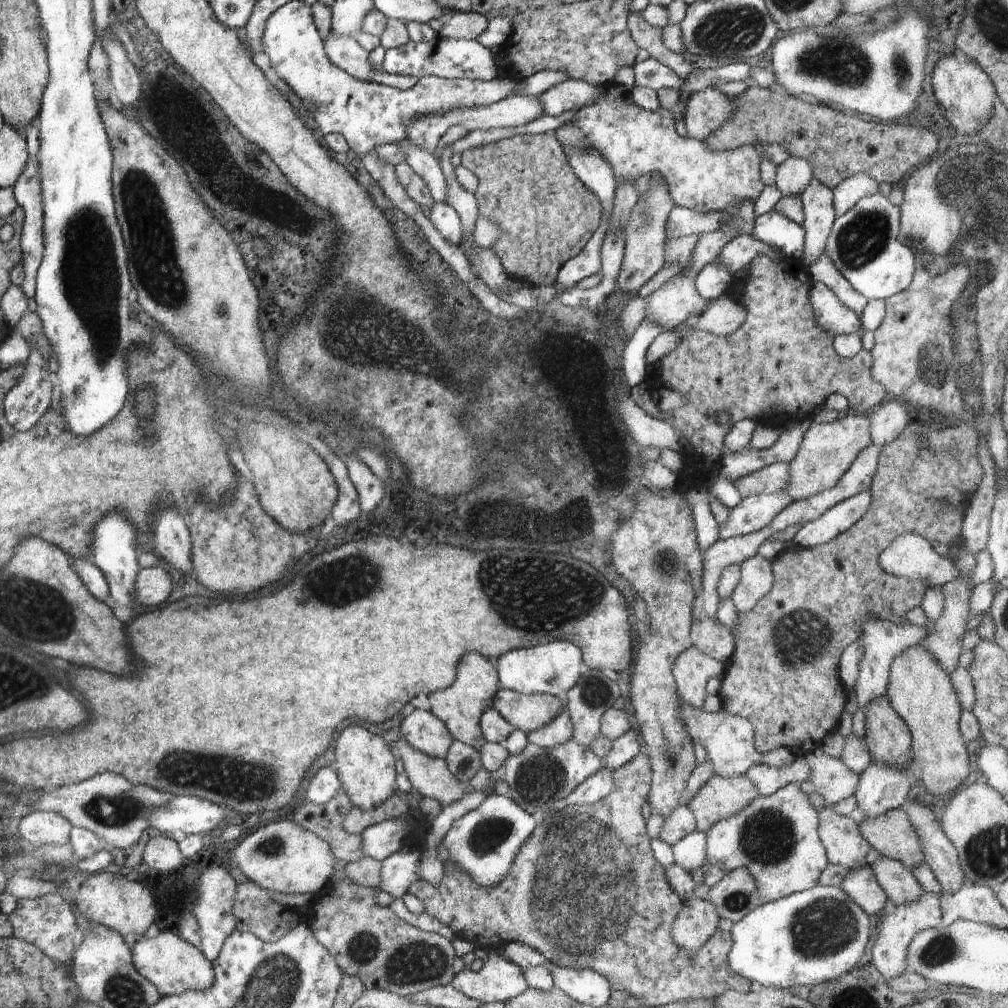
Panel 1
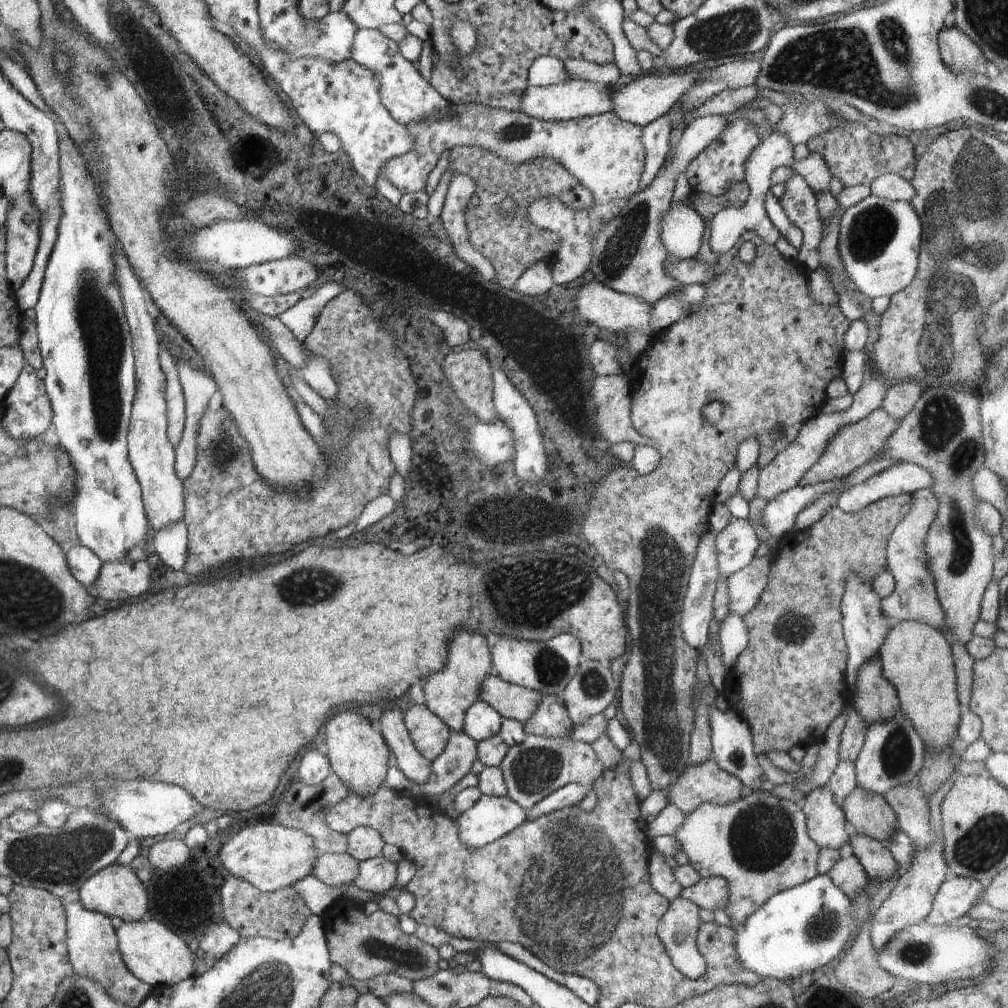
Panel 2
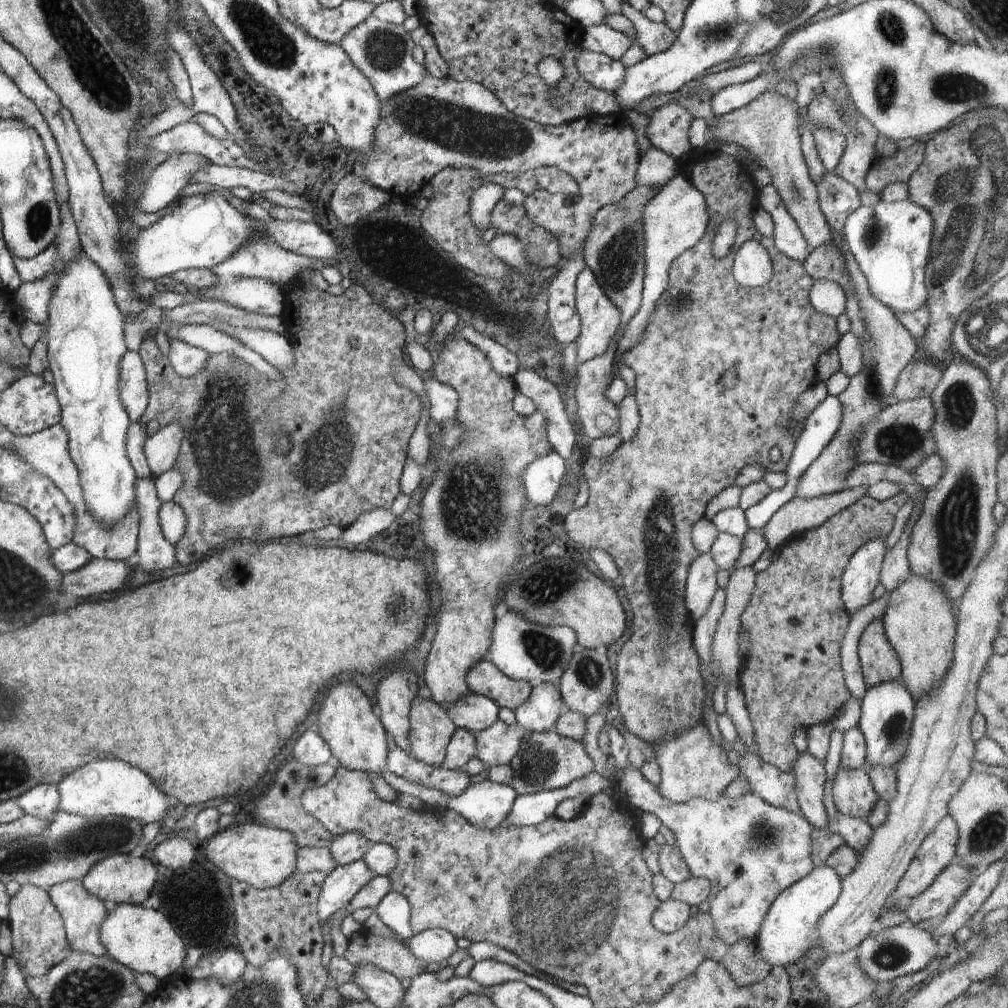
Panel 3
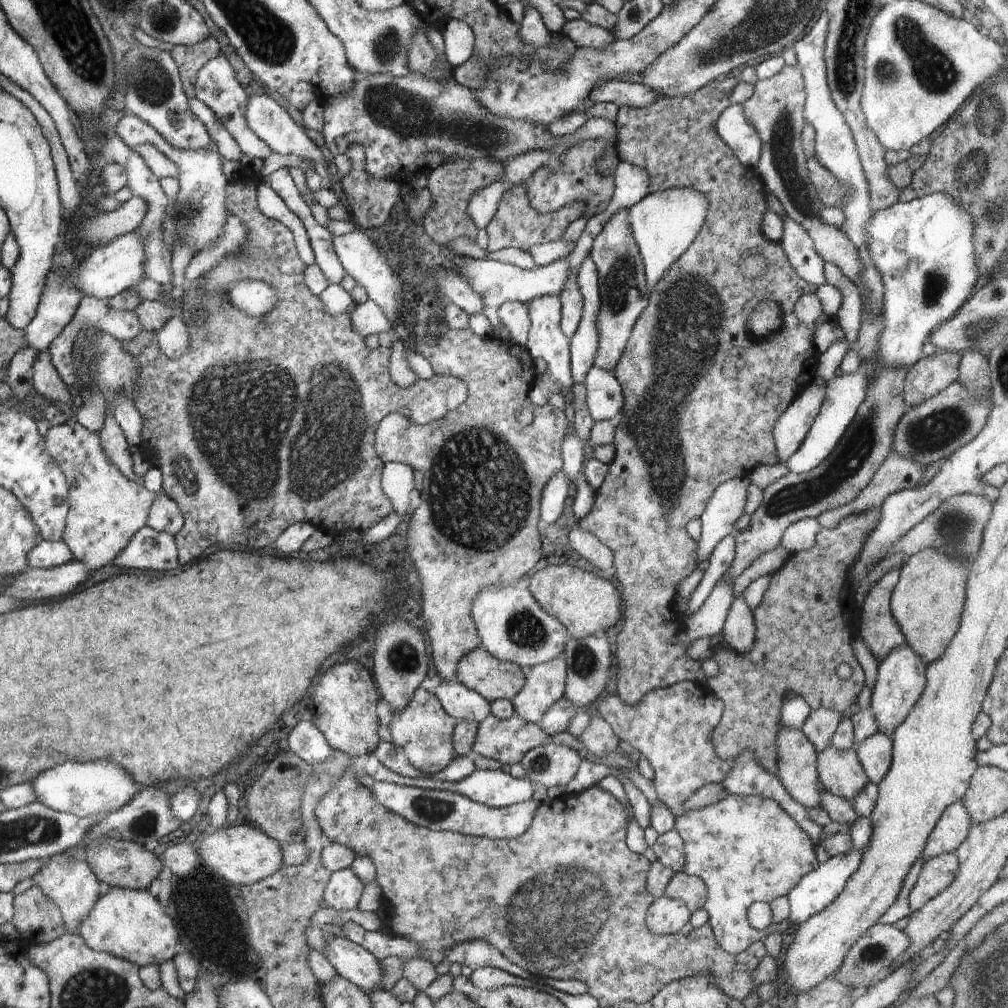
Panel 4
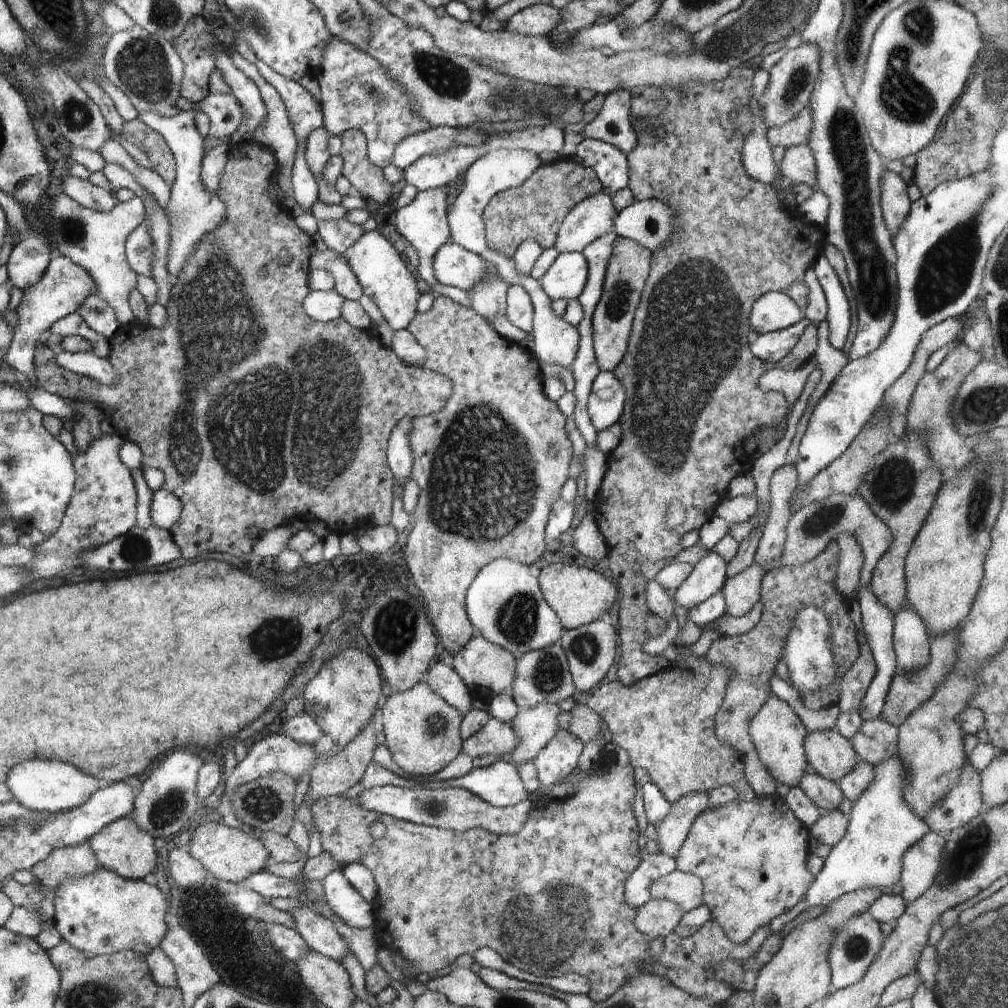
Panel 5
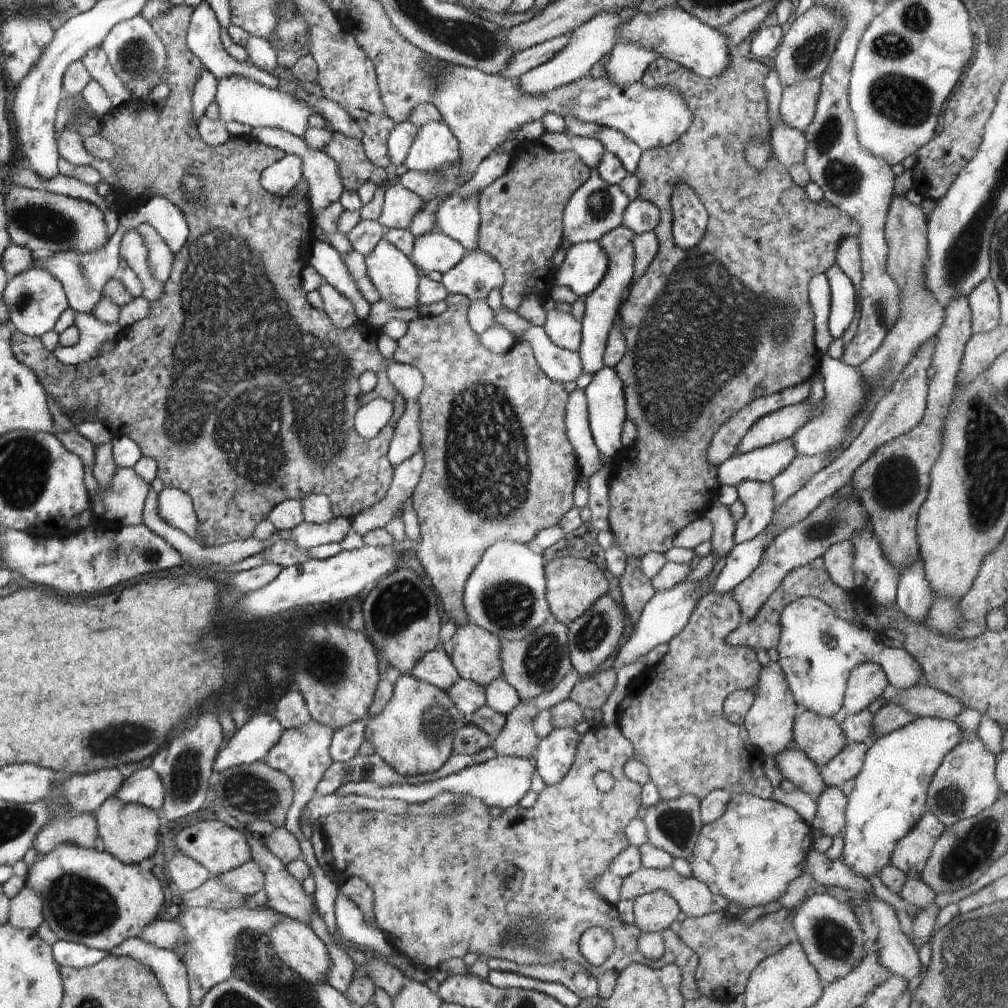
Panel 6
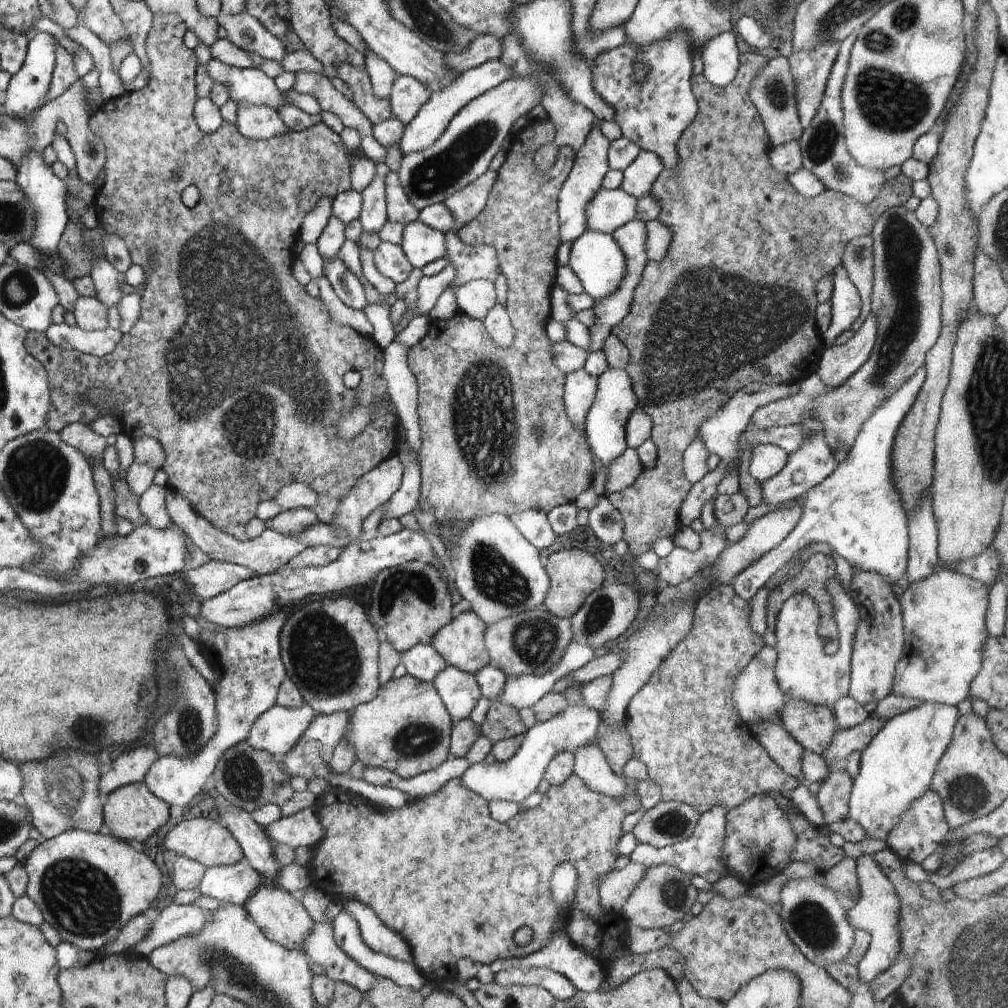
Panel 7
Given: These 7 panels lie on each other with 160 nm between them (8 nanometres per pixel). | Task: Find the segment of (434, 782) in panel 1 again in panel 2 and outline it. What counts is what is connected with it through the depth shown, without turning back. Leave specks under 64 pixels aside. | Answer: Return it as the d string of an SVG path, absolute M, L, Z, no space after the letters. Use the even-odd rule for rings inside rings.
M386 711L377 726L389 749L397 758L400 772L417 787L427 783L432 774L432 763L416 750L410 733L405 727L403 712Z

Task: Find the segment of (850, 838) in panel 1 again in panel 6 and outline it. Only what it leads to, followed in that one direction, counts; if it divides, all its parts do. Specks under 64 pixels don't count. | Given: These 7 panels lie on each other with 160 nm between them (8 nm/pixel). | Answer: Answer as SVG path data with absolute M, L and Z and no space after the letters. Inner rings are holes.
M771 662L767 667L761 667L757 685L752 692L755 697L742 724L746 727L751 743L757 746L764 757L775 757L788 748L793 748L790 744L793 742L793 726L799 707L779 663Z

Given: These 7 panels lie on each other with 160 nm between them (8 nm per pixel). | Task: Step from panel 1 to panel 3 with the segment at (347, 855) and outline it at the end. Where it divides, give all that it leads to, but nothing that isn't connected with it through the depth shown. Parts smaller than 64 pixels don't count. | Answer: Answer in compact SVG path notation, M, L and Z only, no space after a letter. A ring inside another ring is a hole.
M291 757L288 764L278 770L274 783L268 786L266 796L258 798L258 816L266 822L269 827L276 827L295 836L295 841L300 847L328 847L336 838L328 832L318 820L310 816L301 803L304 791L325 785L336 774L336 769L326 764L319 767L305 767L295 758Z

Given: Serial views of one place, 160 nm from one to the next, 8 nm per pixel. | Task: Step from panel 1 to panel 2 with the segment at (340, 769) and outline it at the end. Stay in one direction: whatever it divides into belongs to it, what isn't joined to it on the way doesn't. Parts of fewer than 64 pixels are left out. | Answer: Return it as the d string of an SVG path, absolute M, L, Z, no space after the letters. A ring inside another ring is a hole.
M354 710L342 712L328 721L324 751L333 772L340 777L347 790L359 797L372 796L385 782L389 769L388 756L391 750L380 729Z

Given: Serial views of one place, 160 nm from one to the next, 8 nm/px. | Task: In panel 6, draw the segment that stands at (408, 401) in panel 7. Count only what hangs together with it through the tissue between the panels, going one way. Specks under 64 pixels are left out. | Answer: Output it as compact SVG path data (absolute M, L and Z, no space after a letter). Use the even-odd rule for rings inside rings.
M416 451L408 460L393 469L393 479L388 492L375 505L358 513L351 521L352 529L361 537L371 530L384 529L411 502L423 468L423 452Z

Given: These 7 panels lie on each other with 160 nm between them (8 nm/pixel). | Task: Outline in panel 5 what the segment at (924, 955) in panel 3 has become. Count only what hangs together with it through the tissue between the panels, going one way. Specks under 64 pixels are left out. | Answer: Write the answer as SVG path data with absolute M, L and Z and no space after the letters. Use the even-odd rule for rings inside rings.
M869 912L846 923L837 932L829 952L831 983L834 984L834 988L843 989L857 983L866 974L867 968L871 967L883 947L884 940L885 936L880 930L880 923L875 921Z

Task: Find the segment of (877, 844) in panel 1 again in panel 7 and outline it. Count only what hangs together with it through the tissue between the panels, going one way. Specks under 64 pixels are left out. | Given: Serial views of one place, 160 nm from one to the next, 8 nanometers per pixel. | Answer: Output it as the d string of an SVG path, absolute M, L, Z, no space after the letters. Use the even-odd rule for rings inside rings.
M798 699L787 700L780 714L783 729L806 751L823 755L839 731L834 713L828 707Z

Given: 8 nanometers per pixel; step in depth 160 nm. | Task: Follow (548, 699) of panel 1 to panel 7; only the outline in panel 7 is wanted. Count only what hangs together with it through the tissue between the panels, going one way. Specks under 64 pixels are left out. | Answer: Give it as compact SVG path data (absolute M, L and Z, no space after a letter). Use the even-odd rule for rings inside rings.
M464 612L446 624L430 645L447 665L474 675L492 664L484 643L486 630L476 614Z

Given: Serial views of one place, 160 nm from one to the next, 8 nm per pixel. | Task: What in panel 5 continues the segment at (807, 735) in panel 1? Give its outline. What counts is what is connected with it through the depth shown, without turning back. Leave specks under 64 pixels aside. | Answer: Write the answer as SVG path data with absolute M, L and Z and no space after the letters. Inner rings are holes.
M831 540L820 554L804 564L778 567L768 571L761 580L760 601L764 604L764 608L760 621L746 633L733 637L720 637L710 645L704 657L710 666L725 667L731 673L722 706L715 716L715 733L726 747L735 750L740 758L739 761L743 764L746 780L758 796L774 795L776 783L760 760L749 735L749 726L752 717L758 714L773 694L770 679L775 674L776 664L783 658L783 648L798 611L807 605L814 605L826 615L831 625L831 651L837 665L835 681L826 688L800 694L802 702L809 709L818 710L837 704L839 680L848 672L859 655L857 628L850 619L849 598L846 598L835 585L838 555L837 541Z

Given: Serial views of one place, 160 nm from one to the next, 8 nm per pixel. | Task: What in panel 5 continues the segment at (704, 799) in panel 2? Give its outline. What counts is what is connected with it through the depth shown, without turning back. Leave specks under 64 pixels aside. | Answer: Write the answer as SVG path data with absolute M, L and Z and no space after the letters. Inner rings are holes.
M685 647L684 654L680 653L679 659L675 662L671 662L669 667L663 670L659 675L642 679L631 687L624 686L618 680L604 684L604 686L600 686L600 688L596 689L594 694L588 695L586 706L590 707L597 715L600 715L602 720L608 724L613 738L612 748L618 750L620 754L624 754L633 767L645 768L650 775L651 782L660 789L660 792L662 792L664 798L668 799L669 803L675 803L679 798L682 798L682 796L689 792L708 792L722 785L732 785L737 790L738 799L741 801L749 801L752 800L756 794L746 780L743 764L739 761L740 758L735 753L735 750L732 747L726 747L715 733L715 716L722 706L730 675L731 673L725 667L710 666L704 657L696 658L692 656L692 654L690 654L690 648Z

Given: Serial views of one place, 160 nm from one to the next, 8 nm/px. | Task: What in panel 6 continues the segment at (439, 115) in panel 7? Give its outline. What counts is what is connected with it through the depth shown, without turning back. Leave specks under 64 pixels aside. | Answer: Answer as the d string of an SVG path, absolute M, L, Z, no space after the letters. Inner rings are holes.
M566 33L565 35L551 38L533 47L518 51L510 59L510 62L507 62L507 67L496 75L502 75L507 79L516 78L528 72L530 69L548 62L570 42L572 35L572 33ZM444 120L420 128L403 162L408 171L435 175L461 160L458 139Z

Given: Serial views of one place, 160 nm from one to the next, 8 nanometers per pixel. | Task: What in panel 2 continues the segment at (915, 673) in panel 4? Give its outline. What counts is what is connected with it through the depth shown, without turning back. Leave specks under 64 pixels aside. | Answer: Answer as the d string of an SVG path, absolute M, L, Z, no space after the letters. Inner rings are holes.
M902 712L894 719L868 727L854 768L857 788L870 795L882 795L903 784L914 783L925 764L925 748Z

